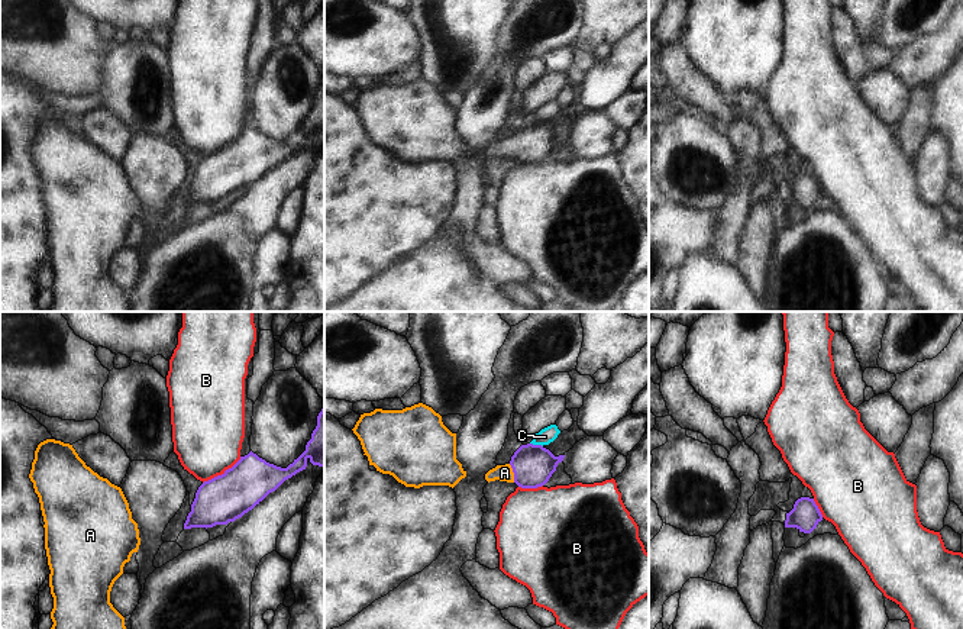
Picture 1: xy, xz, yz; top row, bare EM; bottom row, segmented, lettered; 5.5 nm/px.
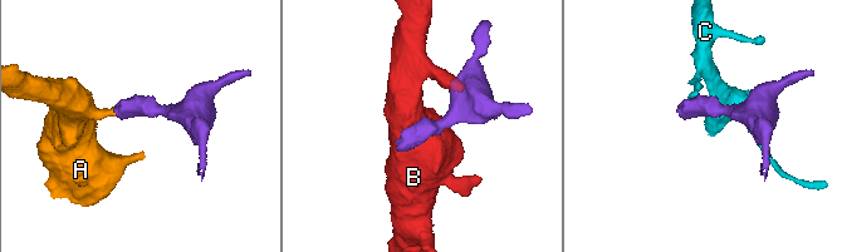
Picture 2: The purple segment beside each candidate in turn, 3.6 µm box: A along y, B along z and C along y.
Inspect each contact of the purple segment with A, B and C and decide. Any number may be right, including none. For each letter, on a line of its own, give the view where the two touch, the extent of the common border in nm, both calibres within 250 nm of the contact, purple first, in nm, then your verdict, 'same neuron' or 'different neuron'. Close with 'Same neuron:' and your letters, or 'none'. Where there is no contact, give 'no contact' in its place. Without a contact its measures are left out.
A: xz | 110 nm | 220/100 nm | same neuron
B: xy | 260 nm | 260/400 nm | different neuron
C: xz | 80 nm | 220/90 nm | different neuron
Same neuron: A

